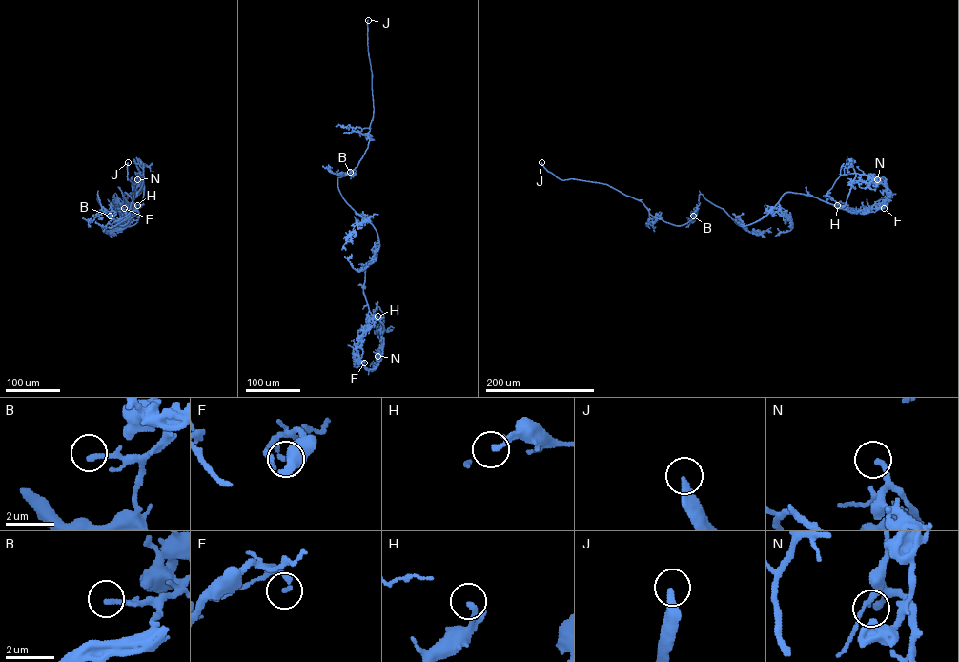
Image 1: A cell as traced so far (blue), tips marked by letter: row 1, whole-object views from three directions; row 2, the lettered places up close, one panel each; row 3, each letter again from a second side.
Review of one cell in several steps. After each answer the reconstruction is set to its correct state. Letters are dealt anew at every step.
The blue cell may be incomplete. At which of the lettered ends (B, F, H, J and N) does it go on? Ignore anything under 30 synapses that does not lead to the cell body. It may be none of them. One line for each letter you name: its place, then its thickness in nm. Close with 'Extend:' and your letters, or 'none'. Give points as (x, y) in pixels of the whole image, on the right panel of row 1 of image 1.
J: Place: (541, 162). Thickness 320 nm
N: Place: (877, 179). Thickness 200 nm
Extend: J, N

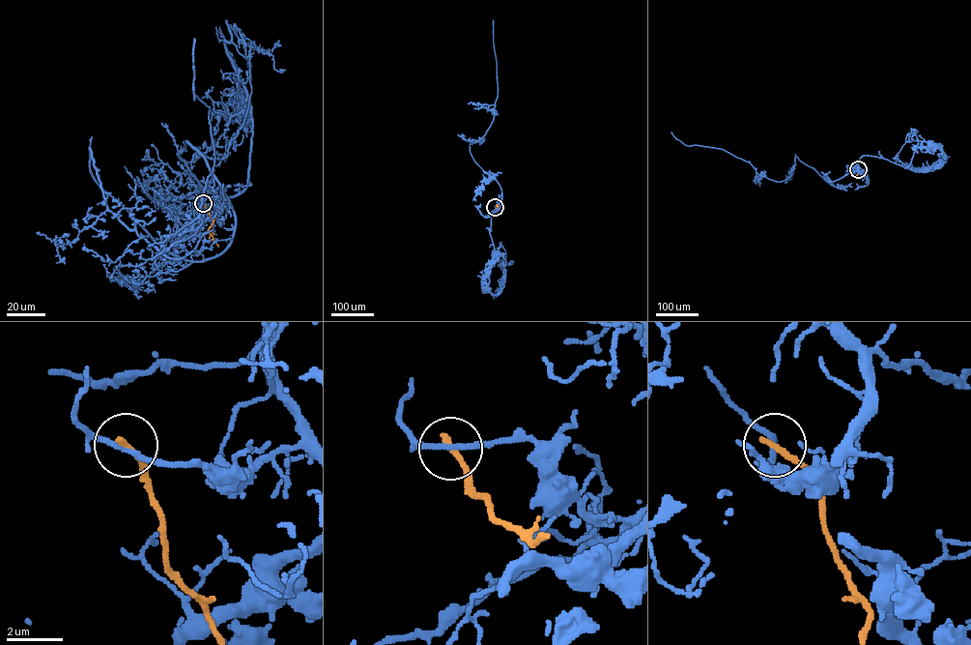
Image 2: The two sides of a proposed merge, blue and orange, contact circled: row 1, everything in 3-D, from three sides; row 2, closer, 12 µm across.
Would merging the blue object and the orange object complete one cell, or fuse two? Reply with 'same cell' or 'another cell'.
another cell

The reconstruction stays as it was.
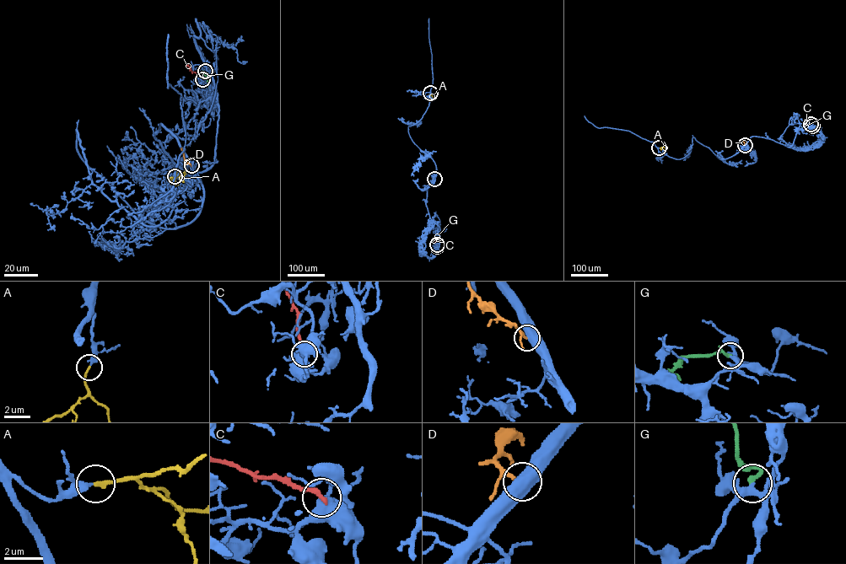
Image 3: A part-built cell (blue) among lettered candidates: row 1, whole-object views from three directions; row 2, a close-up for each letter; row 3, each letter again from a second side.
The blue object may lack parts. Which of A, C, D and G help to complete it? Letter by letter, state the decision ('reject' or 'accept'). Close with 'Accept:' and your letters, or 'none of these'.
A: accept
C: reject
D: accept
G: reject
Accept: A, D

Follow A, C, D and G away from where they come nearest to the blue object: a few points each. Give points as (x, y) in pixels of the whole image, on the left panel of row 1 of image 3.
A: (175, 176), (184, 173), (182, 178), (176, 178), (176, 183)
C: (202, 79), (185, 64)
D: (191, 165), (185, 159), (181, 147)
G: (205, 71), (202, 72), (207, 79), (208, 88)

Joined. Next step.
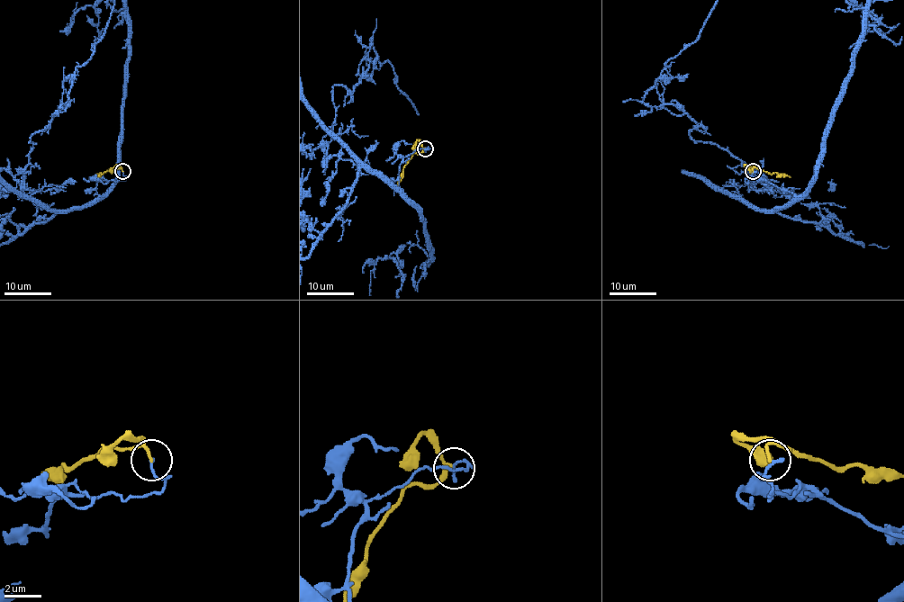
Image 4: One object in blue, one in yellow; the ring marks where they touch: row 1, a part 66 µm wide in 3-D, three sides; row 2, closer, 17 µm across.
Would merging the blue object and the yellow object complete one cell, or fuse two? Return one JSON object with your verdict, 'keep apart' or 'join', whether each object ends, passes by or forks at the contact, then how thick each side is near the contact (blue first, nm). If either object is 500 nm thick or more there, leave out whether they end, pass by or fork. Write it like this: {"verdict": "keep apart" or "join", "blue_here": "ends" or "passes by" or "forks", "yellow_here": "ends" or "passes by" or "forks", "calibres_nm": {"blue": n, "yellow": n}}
{"verdict": "keep apart", "blue_here": "ends", "yellow_here": "ends", "calibres_nm": {"blue": 180, "yellow": 160}}

